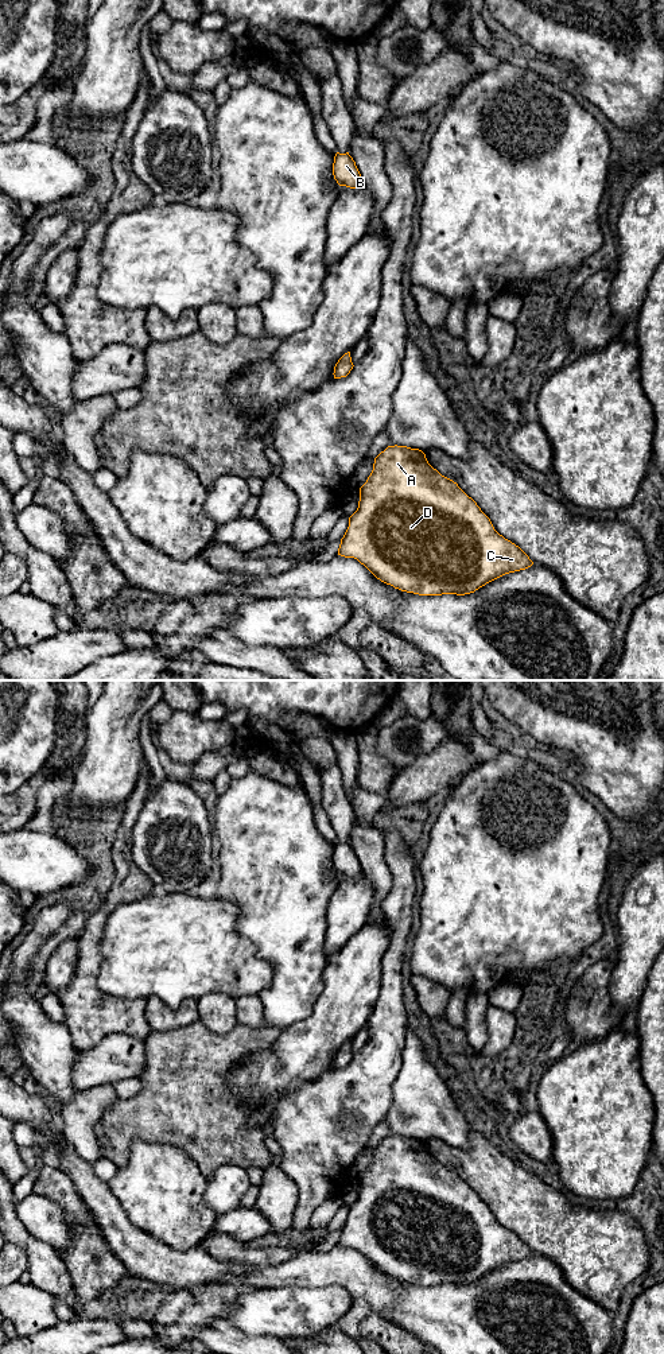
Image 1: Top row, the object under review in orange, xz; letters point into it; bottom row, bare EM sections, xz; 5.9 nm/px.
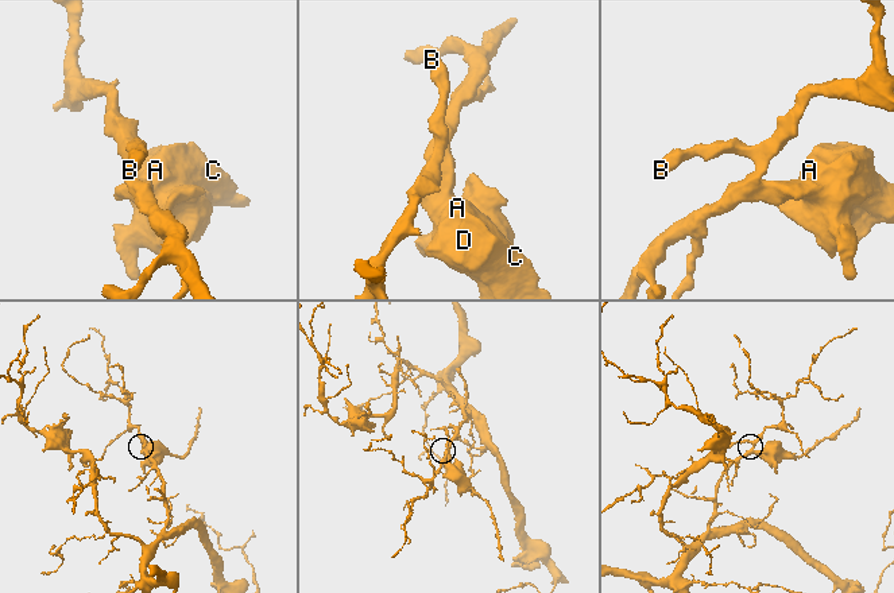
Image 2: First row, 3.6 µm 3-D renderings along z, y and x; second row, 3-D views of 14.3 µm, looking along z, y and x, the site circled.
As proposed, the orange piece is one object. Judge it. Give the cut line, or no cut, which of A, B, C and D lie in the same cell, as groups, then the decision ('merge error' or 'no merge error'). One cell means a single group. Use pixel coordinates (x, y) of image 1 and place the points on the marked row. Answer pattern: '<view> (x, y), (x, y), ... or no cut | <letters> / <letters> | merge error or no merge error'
no cut | A B C D | no merge error

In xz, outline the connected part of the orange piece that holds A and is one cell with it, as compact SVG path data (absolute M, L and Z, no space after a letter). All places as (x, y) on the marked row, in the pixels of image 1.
M397 445L388 446L374 458L373 470L360 488L358 508L349 517L338 555L357 559L381 582L419 595L470 594L505 574L533 565L519 546L494 529L490 519L457 482L428 463L422 450Z

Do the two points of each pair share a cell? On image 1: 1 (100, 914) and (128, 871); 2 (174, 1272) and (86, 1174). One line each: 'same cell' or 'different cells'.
1: same cell
2: same cell

